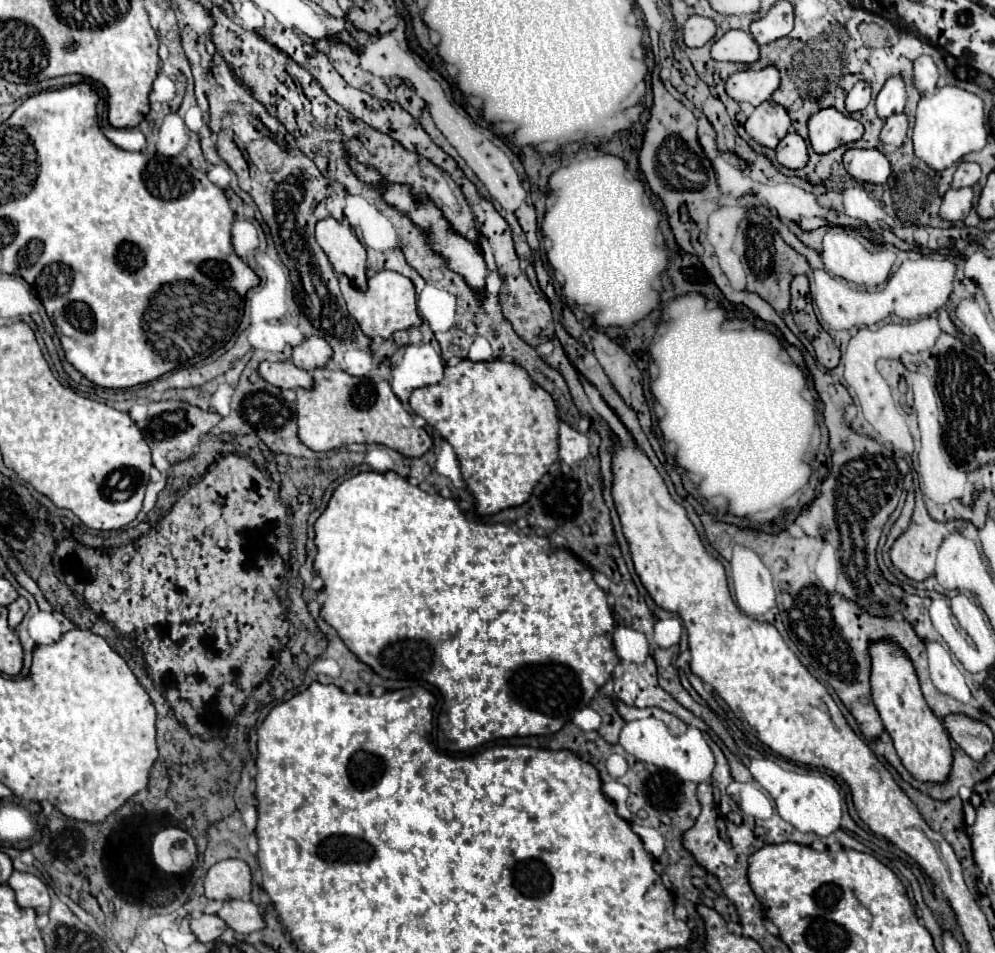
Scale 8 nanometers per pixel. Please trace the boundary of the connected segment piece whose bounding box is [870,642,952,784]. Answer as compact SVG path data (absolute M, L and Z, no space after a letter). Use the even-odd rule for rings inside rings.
M890 642L872 644L870 656L872 656L872 674L870 674L872 698L880 712L886 732L894 740L894 748L904 768L920 782L934 782L934 784L946 782L952 770L950 736L942 726L942 722L928 708L920 692L914 666L910 664L910 660L906 660L904 652Z

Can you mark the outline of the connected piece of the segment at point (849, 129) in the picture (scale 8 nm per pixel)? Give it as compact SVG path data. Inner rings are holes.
M826 108L814 114L808 122L810 144L816 154L828 154L838 146L852 144L862 138L864 126L850 116L840 114L834 108Z

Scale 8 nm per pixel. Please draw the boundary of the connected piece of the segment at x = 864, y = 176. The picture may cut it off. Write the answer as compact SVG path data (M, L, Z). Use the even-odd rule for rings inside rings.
M850 148L844 154L844 168L854 180L860 180L860 182L886 184L886 180L890 176L888 158L876 148L872 148L872 150Z

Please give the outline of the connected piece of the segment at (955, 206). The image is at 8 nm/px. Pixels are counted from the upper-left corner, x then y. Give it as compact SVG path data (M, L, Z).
M950 188L944 198L942 198L942 206L940 206L940 216L944 220L950 222L958 222L960 218L966 218L968 212L972 210L972 188Z

